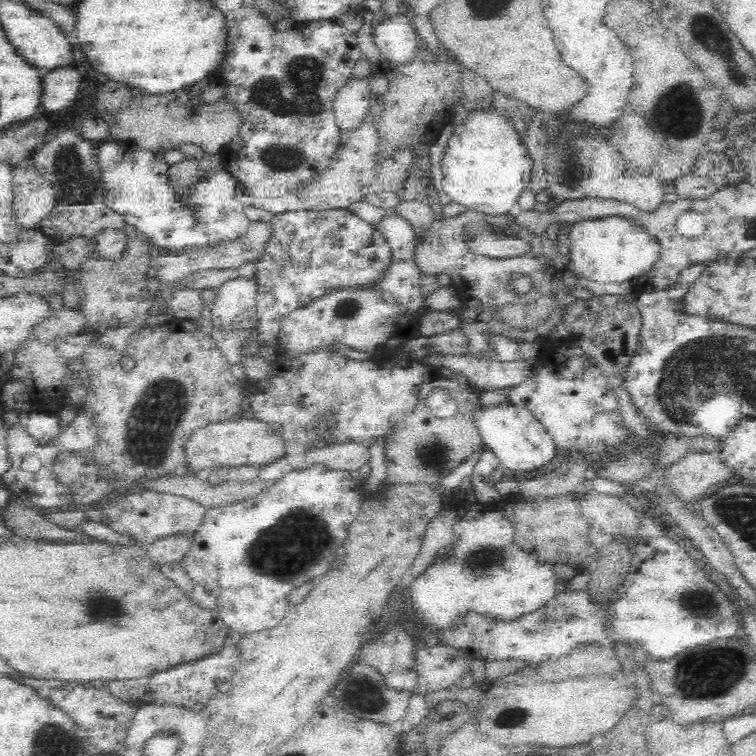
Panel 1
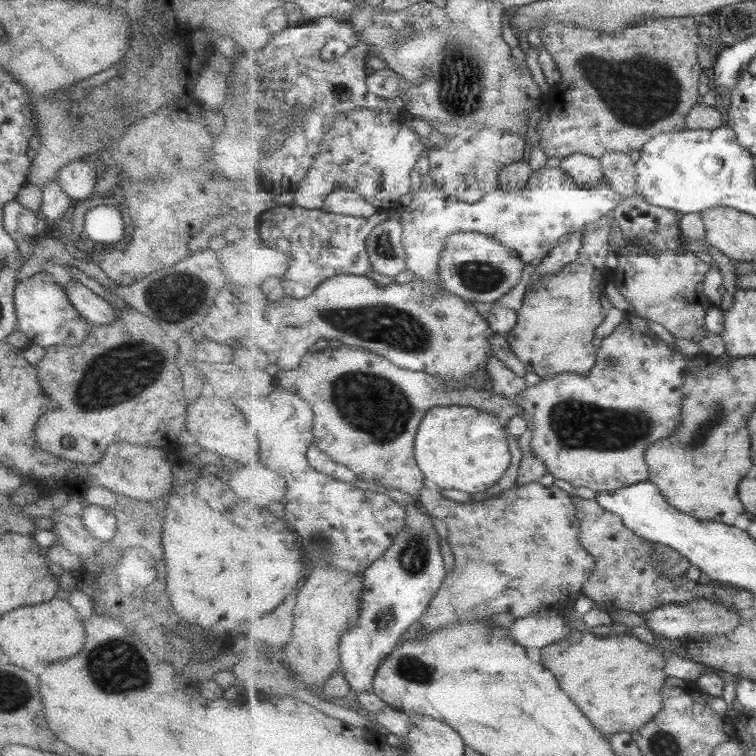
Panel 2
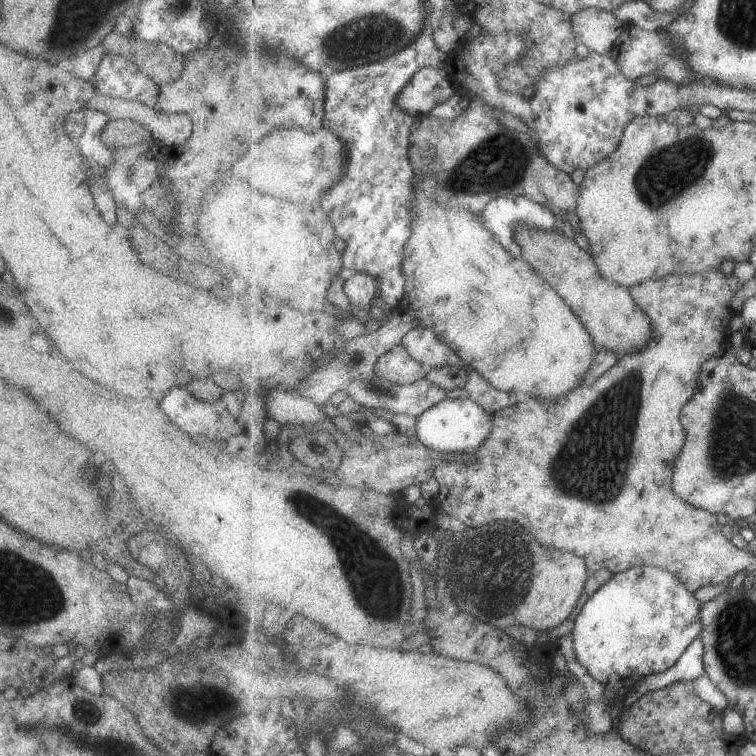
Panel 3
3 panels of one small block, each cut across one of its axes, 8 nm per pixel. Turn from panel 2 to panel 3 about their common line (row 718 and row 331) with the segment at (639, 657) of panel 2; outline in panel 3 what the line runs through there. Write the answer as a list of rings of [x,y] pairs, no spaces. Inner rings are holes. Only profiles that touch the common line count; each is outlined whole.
[[[523,223],[514,234],[523,249],[523,258],[539,271],[539,274],[555,274],[551,278],[553,288],[575,308],[579,318],[590,330],[596,350],[615,351],[620,358],[636,353],[652,339],[654,324],[651,317],[637,304],[630,287],[607,280],[596,265],[589,251],[561,231],[546,231],[535,225]]]

